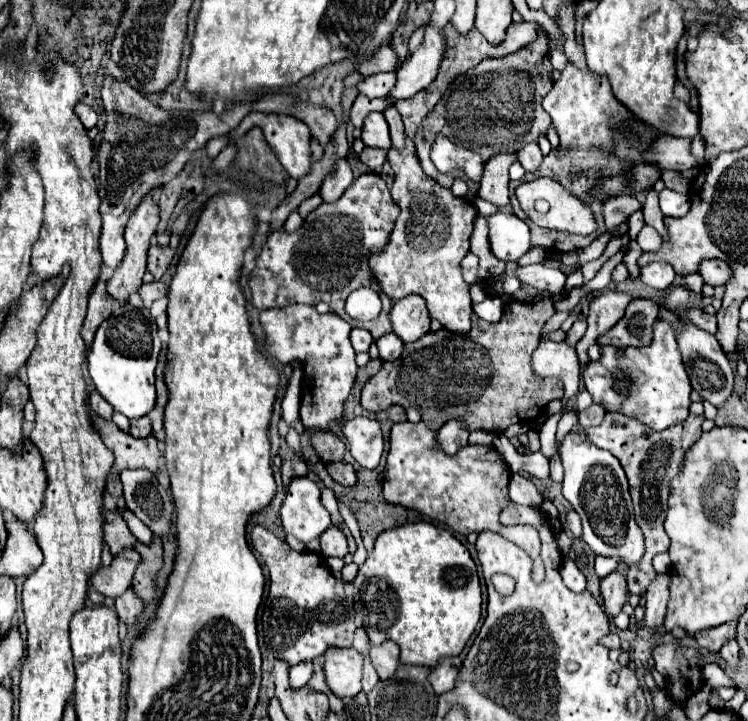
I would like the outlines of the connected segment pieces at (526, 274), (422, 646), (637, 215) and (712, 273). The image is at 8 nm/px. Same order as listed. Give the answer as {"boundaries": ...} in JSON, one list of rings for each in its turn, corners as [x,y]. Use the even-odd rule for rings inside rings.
{"boundaries":[[[[543,264],[523,266],[517,270],[517,274],[519,274],[521,282],[535,286],[535,288],[541,288],[541,290],[549,290],[551,294],[561,292],[565,288],[567,280],[567,276],[559,268],[547,268]]],[[[427,522],[405,524],[381,532],[375,548],[353,580],[357,614],[373,646],[393,640],[401,648],[401,664],[433,668],[445,656],[459,656],[481,618],[481,586],[469,550],[449,532]]],[[[639,209],[628,217],[628,225],[628,235],[630,236],[630,238],[636,238],[639,231],[645,225],[642,209]]],[[[711,258],[711,260],[703,260],[699,264],[699,274],[701,274],[705,284],[715,288],[715,286],[723,286],[729,280],[731,270],[723,260],[713,260]]]]}

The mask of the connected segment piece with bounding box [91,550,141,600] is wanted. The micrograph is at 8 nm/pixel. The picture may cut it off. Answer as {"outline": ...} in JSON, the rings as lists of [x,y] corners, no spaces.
{"outline":[[[123,550],[117,558],[113,558],[111,566],[101,566],[97,574],[91,576],[91,586],[103,596],[115,600],[123,592],[131,588],[137,566],[141,564],[141,556],[135,550]]]}

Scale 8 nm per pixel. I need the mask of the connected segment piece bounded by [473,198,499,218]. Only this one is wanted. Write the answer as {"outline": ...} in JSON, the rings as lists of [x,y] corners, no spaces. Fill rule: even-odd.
{"outline":[[[477,198],[473,204],[475,204],[477,212],[479,212],[481,216],[485,216],[485,218],[487,218],[487,216],[493,216],[493,214],[497,214],[497,212],[499,212],[499,208],[497,208],[495,204],[489,204],[489,202],[487,202],[487,200],[483,200],[483,198]]]}

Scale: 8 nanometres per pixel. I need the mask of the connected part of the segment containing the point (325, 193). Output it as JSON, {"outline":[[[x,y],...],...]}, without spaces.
{"outline":[[[337,160],[333,174],[329,174],[323,180],[319,194],[323,196],[325,202],[335,202],[335,200],[339,200],[343,196],[343,192],[351,186],[353,180],[355,178],[353,178],[353,172],[351,172],[349,162],[347,160]]]}

